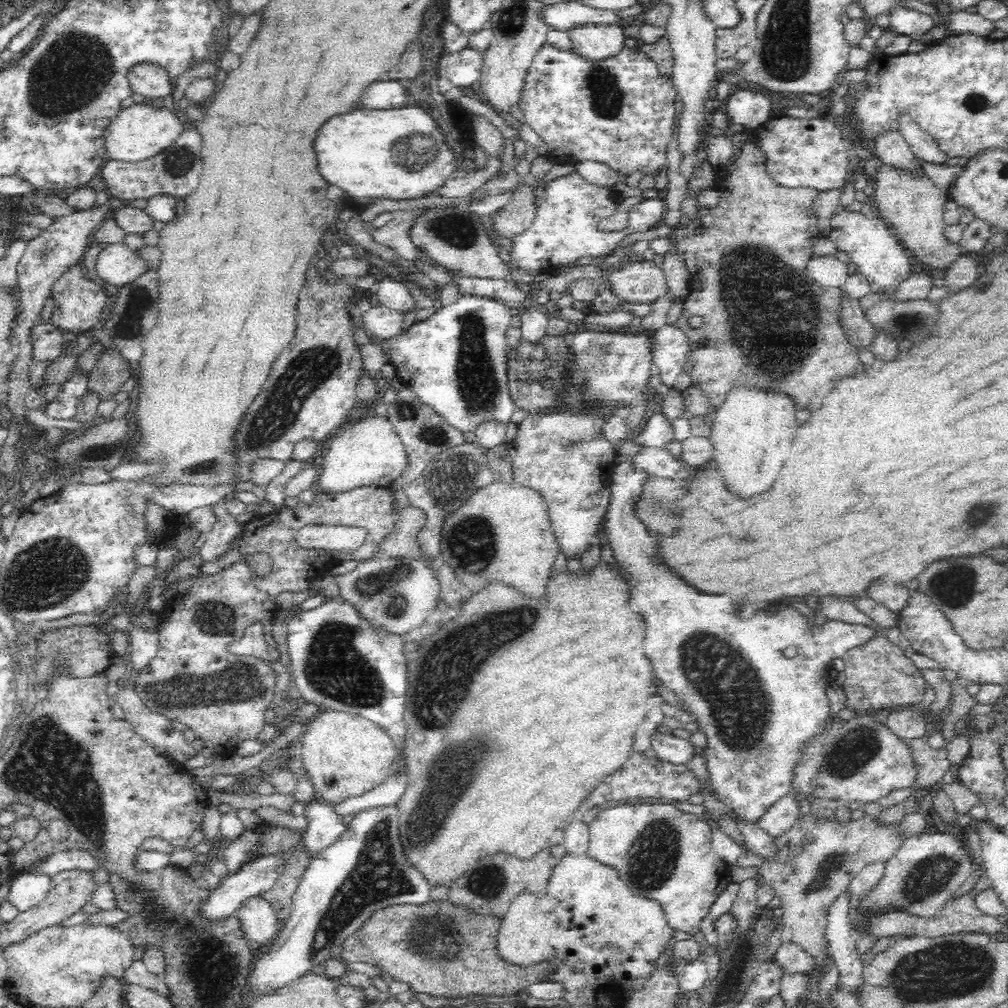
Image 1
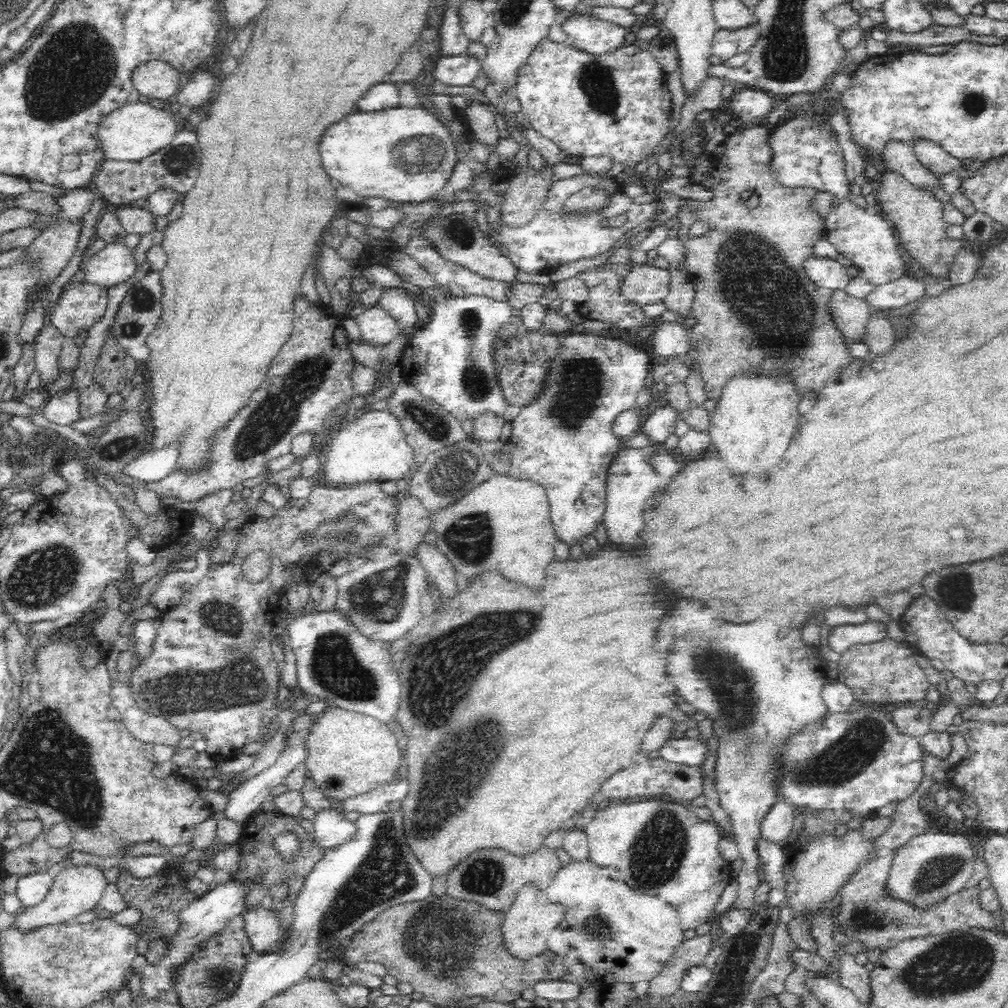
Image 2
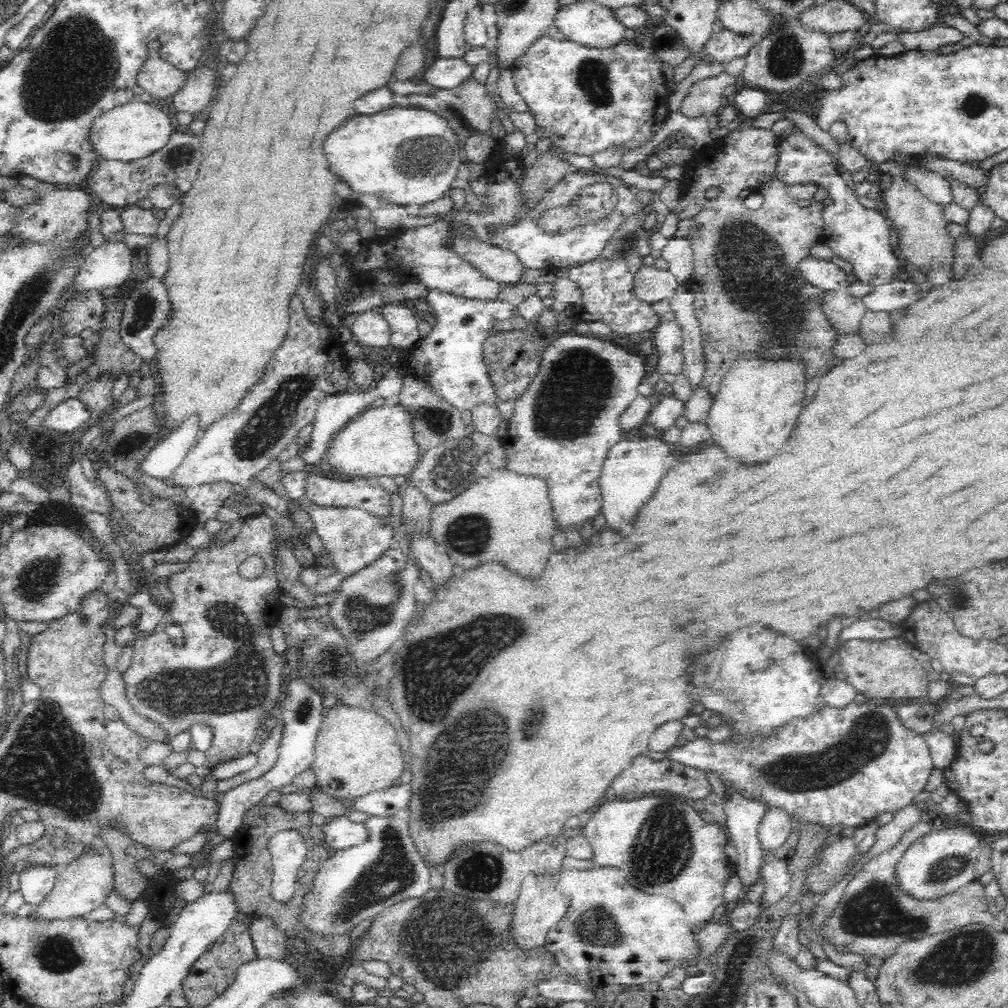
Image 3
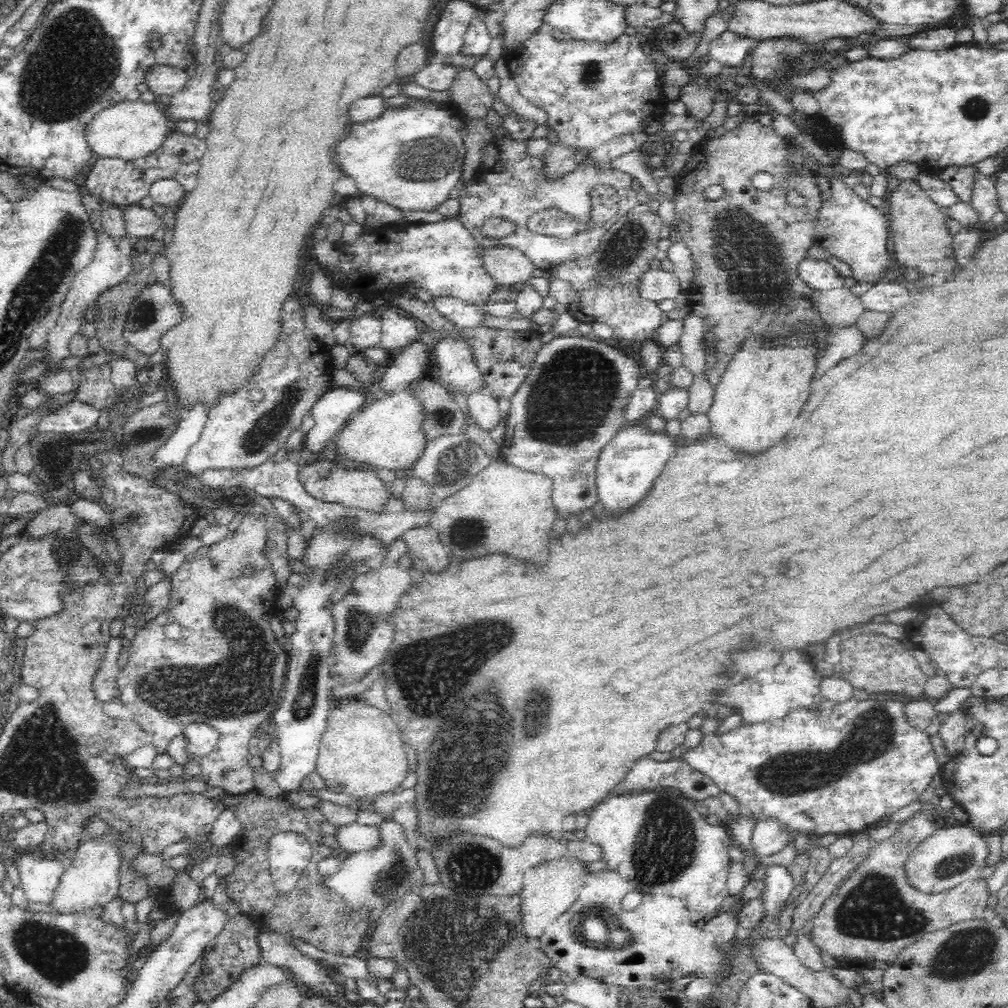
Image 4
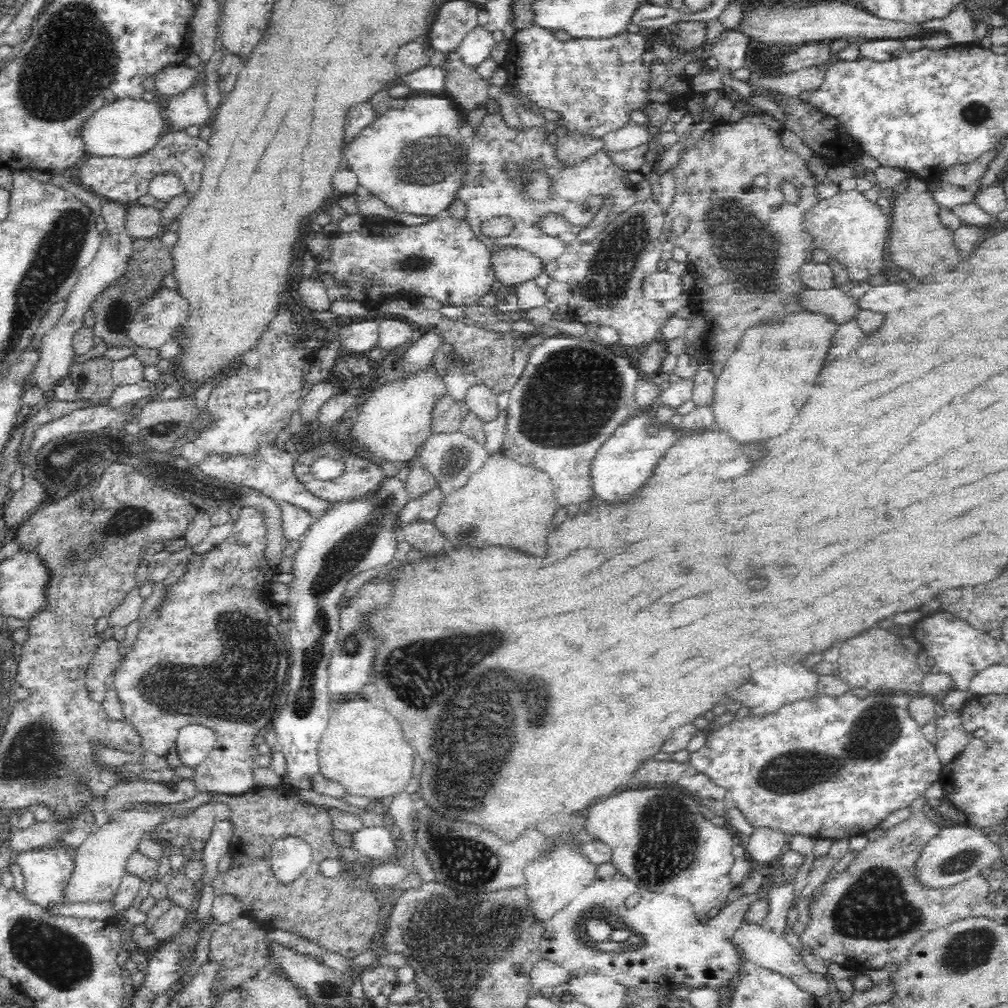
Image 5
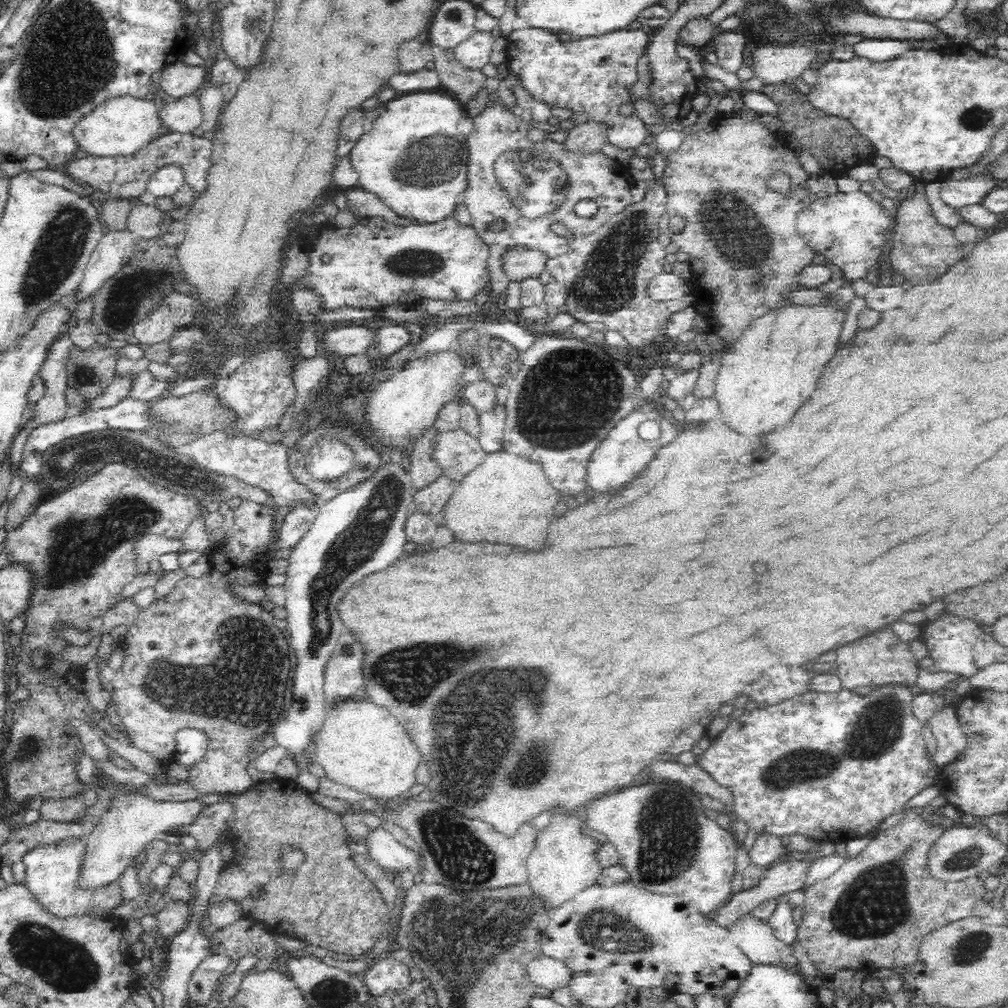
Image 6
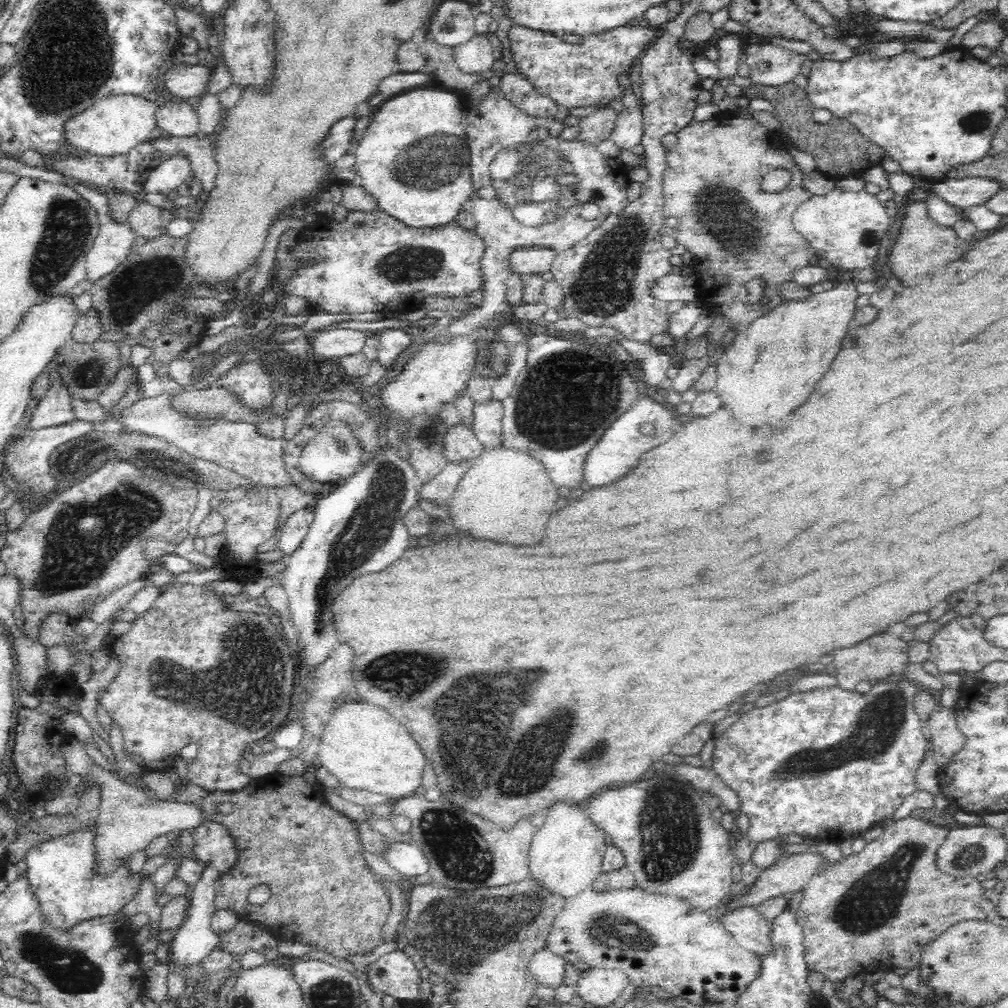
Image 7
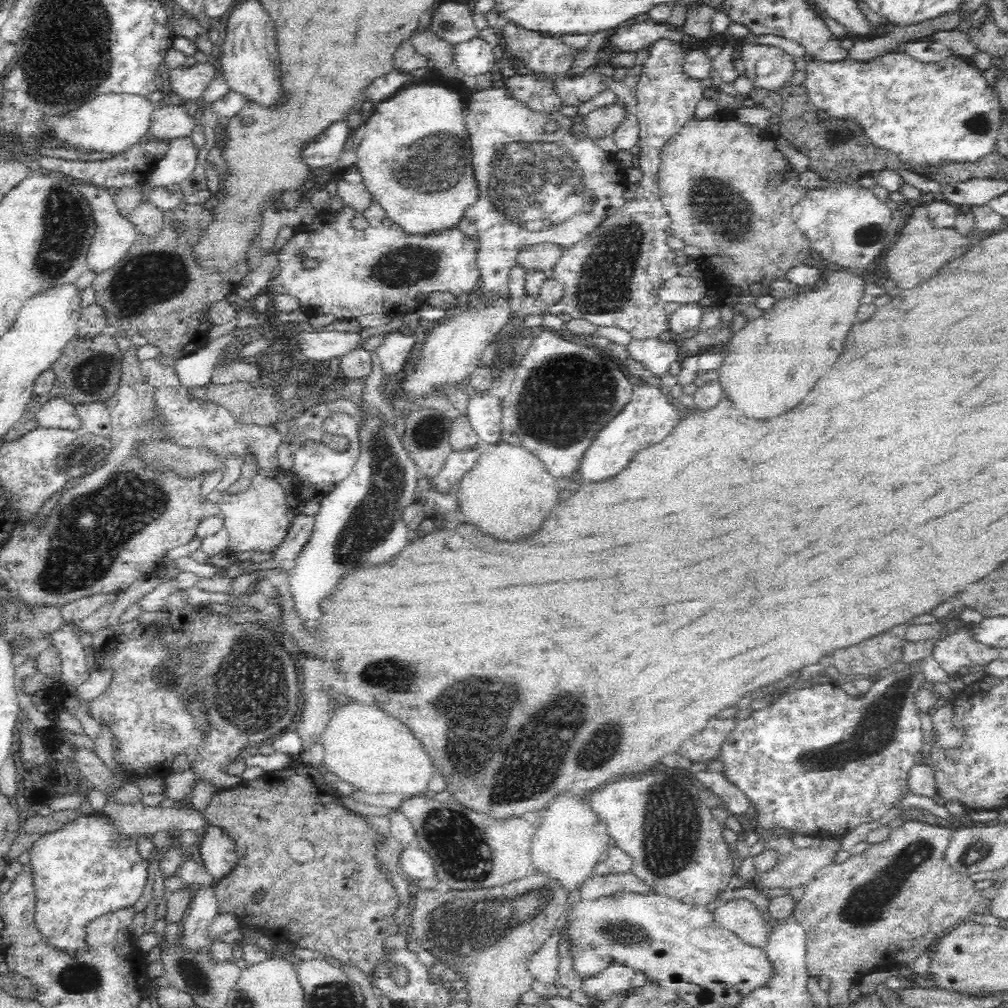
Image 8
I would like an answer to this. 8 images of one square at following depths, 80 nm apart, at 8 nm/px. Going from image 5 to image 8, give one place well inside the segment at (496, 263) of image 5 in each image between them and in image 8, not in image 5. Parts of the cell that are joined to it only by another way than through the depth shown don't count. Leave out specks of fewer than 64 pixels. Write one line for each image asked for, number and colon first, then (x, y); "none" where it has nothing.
6: (519, 262)
7: (536, 259)
8: (544, 256)

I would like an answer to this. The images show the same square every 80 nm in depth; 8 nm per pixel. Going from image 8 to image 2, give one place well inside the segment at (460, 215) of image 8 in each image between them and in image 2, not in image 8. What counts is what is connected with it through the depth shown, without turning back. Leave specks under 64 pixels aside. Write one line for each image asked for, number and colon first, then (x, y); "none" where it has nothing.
2: (405, 154)
3: (408, 156)
4: (411, 158)
5: (414, 160)
6: (414, 160)
7: (414, 161)

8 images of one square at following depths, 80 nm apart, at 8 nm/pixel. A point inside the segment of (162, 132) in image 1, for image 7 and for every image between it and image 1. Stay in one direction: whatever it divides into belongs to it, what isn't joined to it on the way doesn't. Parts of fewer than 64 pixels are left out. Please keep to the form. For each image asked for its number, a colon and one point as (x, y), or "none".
2: (137, 130)
3: (134, 130)
4: (129, 129)
5: (125, 128)
6: (119, 126)
7: (112, 125)

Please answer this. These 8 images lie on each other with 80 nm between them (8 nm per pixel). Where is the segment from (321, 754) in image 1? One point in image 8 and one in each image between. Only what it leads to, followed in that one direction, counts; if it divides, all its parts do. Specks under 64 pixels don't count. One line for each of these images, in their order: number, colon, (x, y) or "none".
2: (349, 753)
3: (357, 752)
4: (362, 754)
5: (363, 748)
6: (360, 746)
7: (371, 754)
8: (367, 748)

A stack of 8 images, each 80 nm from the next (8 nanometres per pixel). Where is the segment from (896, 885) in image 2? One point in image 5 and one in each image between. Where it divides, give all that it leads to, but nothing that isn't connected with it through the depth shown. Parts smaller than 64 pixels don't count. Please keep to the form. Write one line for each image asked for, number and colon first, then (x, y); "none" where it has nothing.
3: (937, 864)
4: (951, 855)
5: (958, 853)

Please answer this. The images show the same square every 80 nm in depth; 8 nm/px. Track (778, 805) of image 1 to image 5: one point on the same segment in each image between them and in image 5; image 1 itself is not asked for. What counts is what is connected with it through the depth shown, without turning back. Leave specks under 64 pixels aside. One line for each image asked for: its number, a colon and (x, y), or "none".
2: (776, 825)
3: (775, 827)
4: (767, 837)
5: (765, 844)

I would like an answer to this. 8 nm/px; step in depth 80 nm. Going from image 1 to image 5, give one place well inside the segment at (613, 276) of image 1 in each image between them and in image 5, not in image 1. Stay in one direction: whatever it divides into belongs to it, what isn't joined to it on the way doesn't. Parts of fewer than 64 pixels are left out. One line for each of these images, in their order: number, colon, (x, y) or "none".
2: (646, 284)
3: (651, 285)
4: (656, 285)
5: (660, 286)

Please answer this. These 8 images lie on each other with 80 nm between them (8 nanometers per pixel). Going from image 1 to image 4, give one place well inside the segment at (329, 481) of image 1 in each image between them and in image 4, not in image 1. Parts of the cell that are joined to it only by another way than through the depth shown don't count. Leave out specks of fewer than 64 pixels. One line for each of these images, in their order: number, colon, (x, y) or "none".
2: (374, 447)
3: (380, 441)
4: (387, 434)

